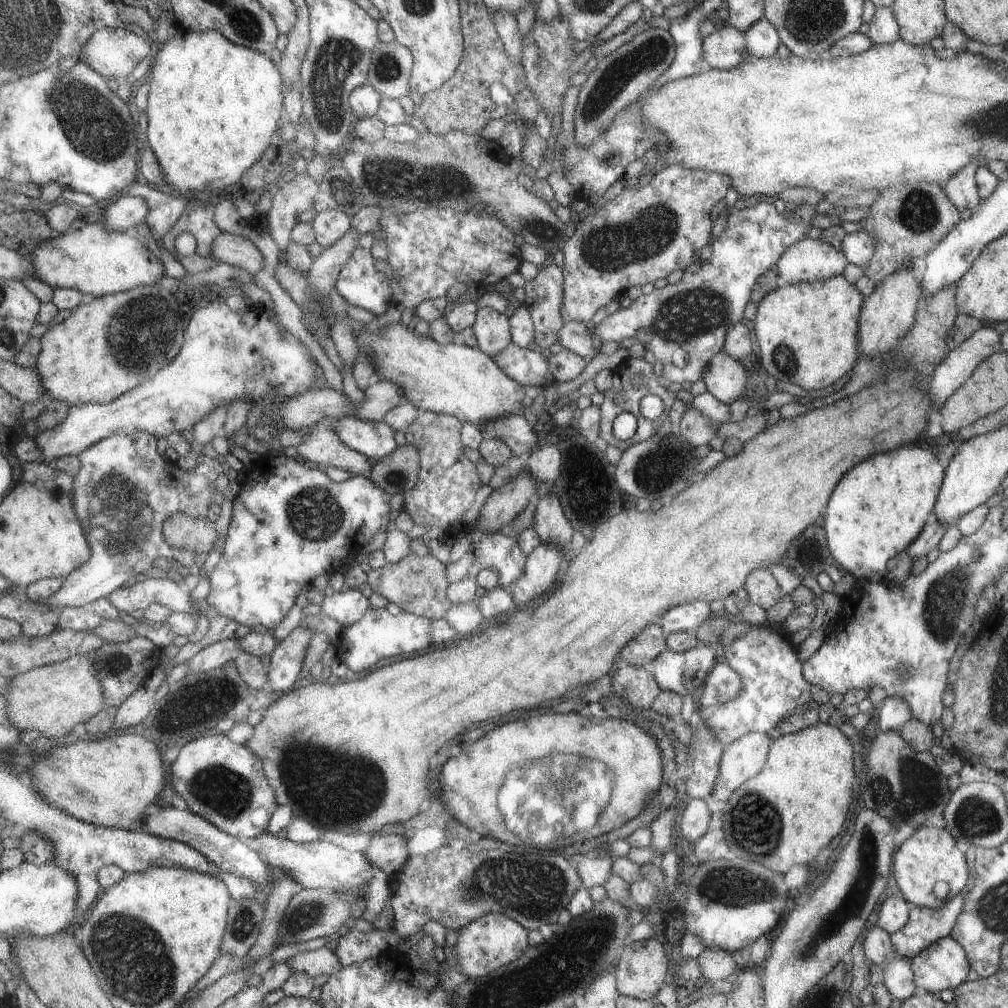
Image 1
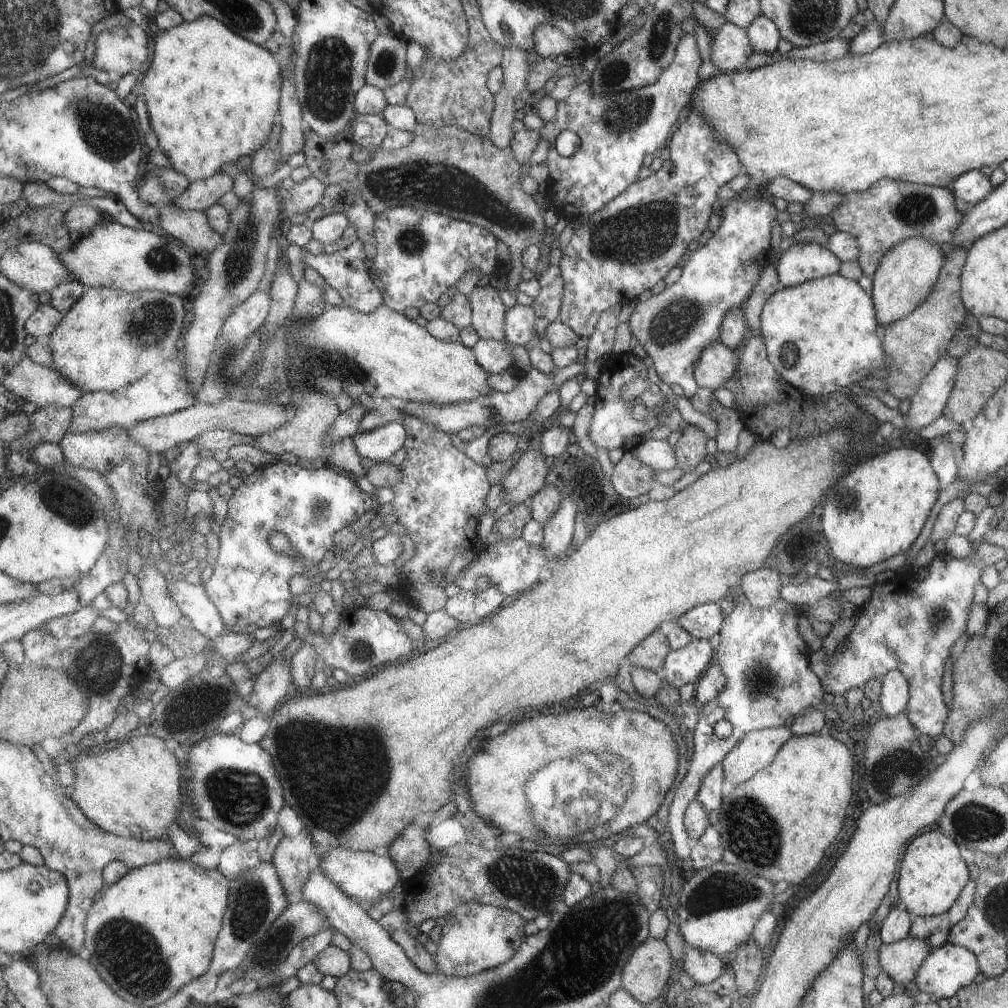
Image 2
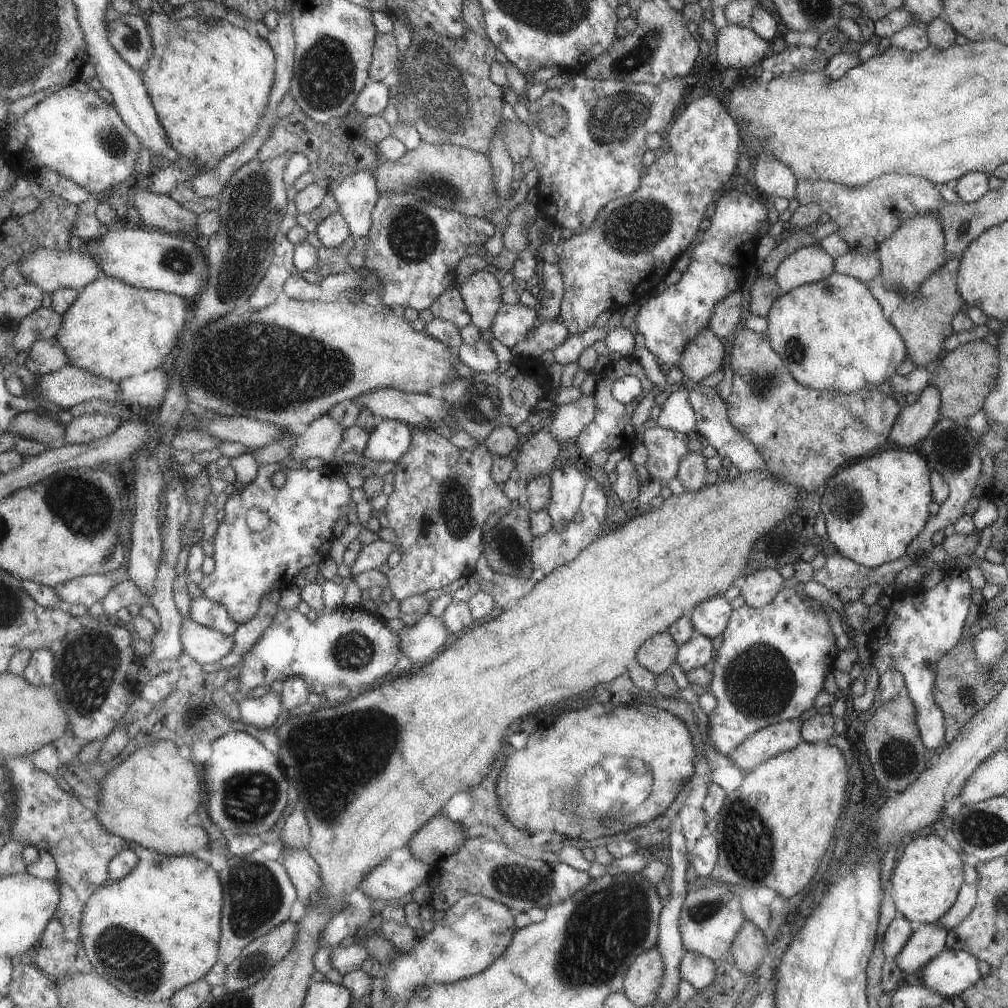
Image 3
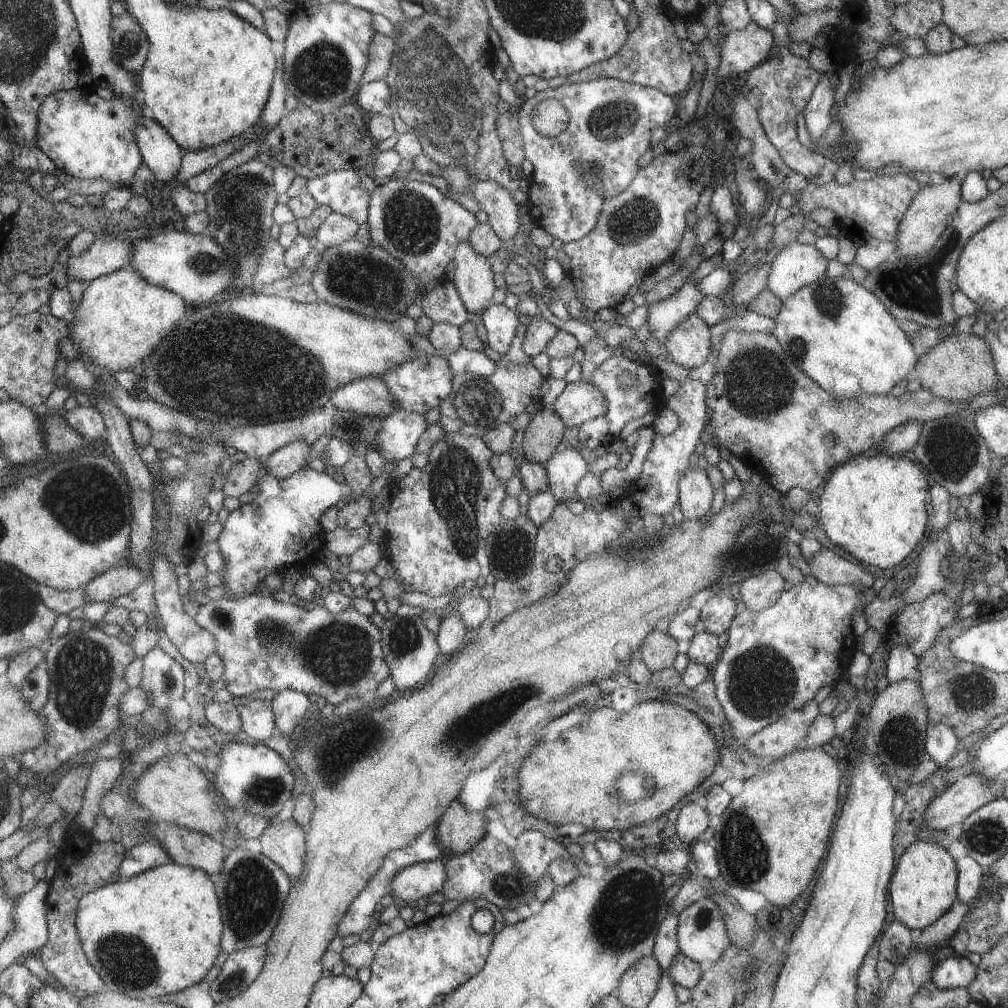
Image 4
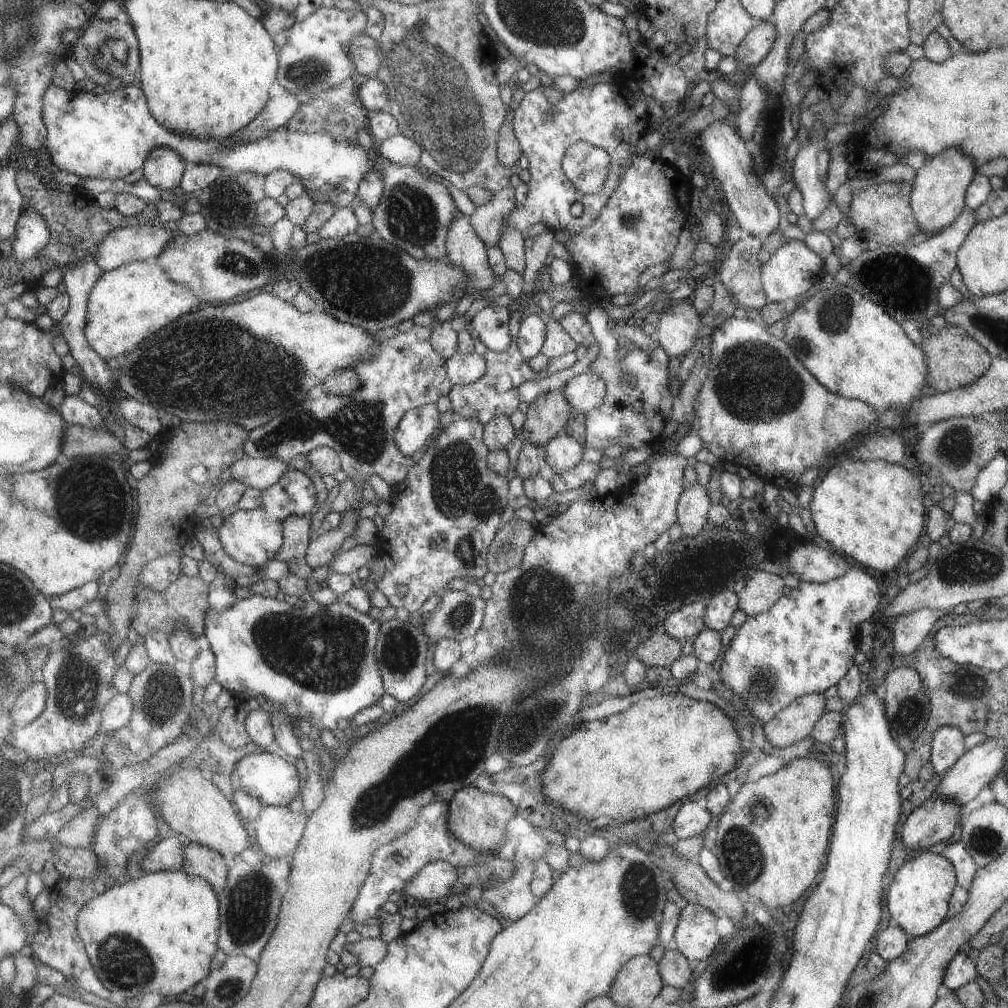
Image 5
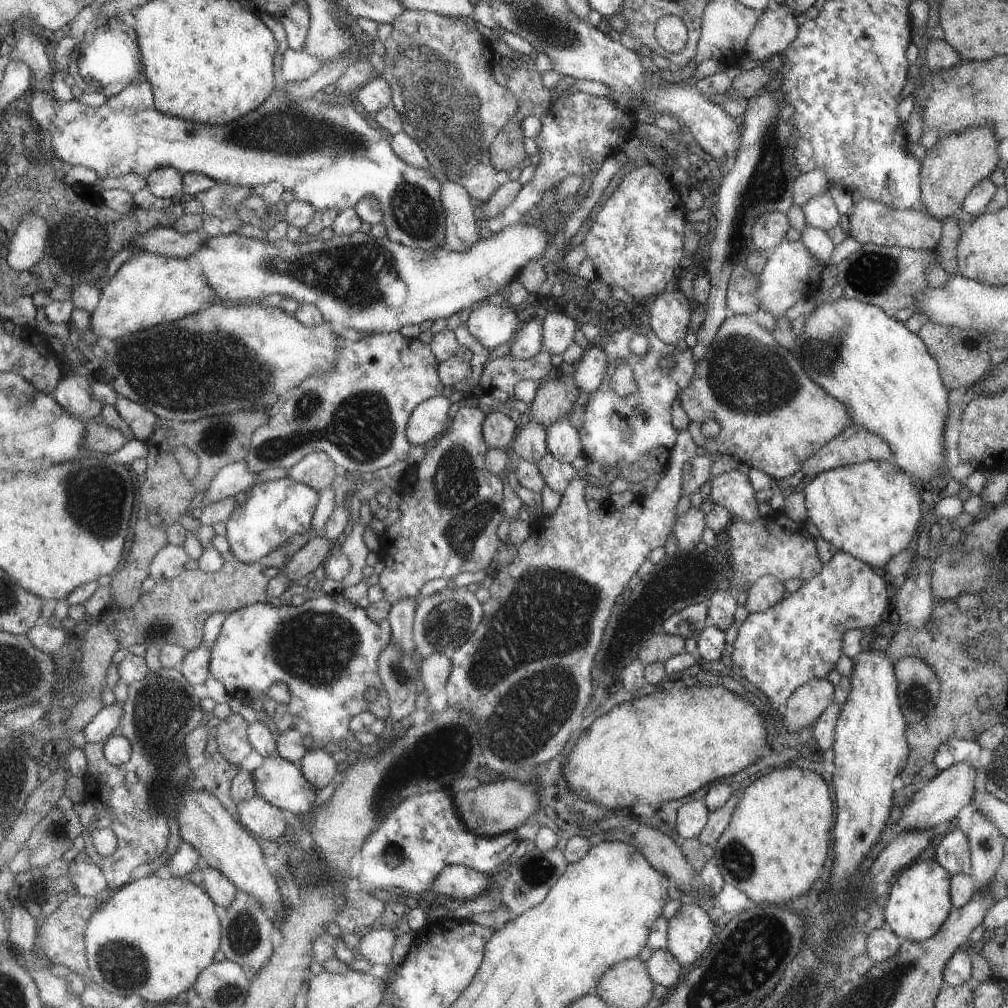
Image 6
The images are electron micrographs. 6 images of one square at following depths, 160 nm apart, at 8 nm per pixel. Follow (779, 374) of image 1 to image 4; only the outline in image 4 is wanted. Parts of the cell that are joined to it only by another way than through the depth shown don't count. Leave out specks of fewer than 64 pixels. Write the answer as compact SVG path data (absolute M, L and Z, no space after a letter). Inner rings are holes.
M823 277L803 286L782 299L781 308L774 316L773 336L784 348L803 374L807 374L819 388L831 392L835 398L850 399L859 395L889 394L897 382L908 379L918 359L897 319L893 318L882 302L853 279Z

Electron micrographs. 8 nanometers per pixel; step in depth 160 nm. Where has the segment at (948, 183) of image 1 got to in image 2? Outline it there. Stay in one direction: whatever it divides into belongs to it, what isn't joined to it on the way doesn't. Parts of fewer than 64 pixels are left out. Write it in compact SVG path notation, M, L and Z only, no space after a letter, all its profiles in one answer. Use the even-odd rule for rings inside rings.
M971 169L958 176L951 184L953 198L959 198L968 206L984 199L993 190L988 177L979 169Z

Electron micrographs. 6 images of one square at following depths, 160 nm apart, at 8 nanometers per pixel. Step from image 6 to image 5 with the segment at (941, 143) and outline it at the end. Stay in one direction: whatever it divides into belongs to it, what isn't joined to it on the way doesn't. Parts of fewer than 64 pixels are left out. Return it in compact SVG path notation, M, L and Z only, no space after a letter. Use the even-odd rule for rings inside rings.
M951 147L926 158L923 166L916 170L908 196L908 203L919 232L934 235L961 214L964 210L965 191L974 174L972 159L959 149Z

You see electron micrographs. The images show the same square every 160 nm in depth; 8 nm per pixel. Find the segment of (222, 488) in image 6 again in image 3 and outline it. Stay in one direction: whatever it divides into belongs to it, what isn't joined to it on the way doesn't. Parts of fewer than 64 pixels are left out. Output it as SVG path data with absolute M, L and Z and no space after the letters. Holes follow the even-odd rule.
M329 415L319 417L303 432L297 435L290 456L299 460L317 457L330 461L344 441L346 428Z

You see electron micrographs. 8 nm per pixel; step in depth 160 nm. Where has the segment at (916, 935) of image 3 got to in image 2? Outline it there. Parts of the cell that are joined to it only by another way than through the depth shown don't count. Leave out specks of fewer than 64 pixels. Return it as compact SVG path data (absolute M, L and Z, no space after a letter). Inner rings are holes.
M907 936L892 943L881 943L876 959L880 970L895 984L905 985L914 979L915 971L929 951L927 943Z

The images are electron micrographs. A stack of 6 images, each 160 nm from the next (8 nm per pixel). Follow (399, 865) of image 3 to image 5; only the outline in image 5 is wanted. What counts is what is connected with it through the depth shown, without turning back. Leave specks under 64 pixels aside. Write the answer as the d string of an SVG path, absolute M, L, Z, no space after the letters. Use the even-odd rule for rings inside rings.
M435 861L425 866L405 891L417 900L427 900L432 904L443 896L453 895L459 881L460 872L456 866L447 861Z

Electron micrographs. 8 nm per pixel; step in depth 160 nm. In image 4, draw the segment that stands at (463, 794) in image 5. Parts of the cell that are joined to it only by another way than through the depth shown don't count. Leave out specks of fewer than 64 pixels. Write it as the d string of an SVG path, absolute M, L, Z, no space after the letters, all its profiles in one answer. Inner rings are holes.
M453 801L437 825L440 845L451 856L469 852L486 835L487 821L485 809L469 812L462 801Z

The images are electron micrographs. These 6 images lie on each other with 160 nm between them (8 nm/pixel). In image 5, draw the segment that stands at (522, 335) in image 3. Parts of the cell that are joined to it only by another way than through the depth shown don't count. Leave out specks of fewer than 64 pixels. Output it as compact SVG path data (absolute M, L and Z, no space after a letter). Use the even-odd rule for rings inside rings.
M489 305L479 310L469 323L489 351L503 352L511 346L515 333L510 328L511 315L507 307Z

